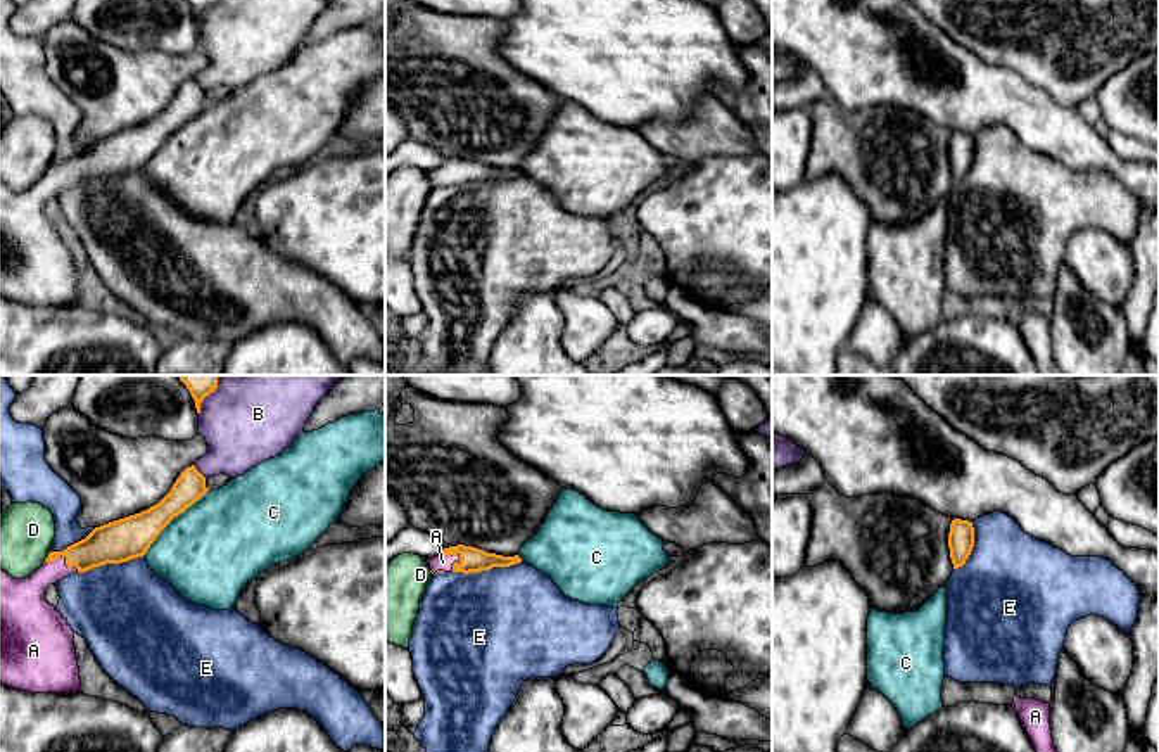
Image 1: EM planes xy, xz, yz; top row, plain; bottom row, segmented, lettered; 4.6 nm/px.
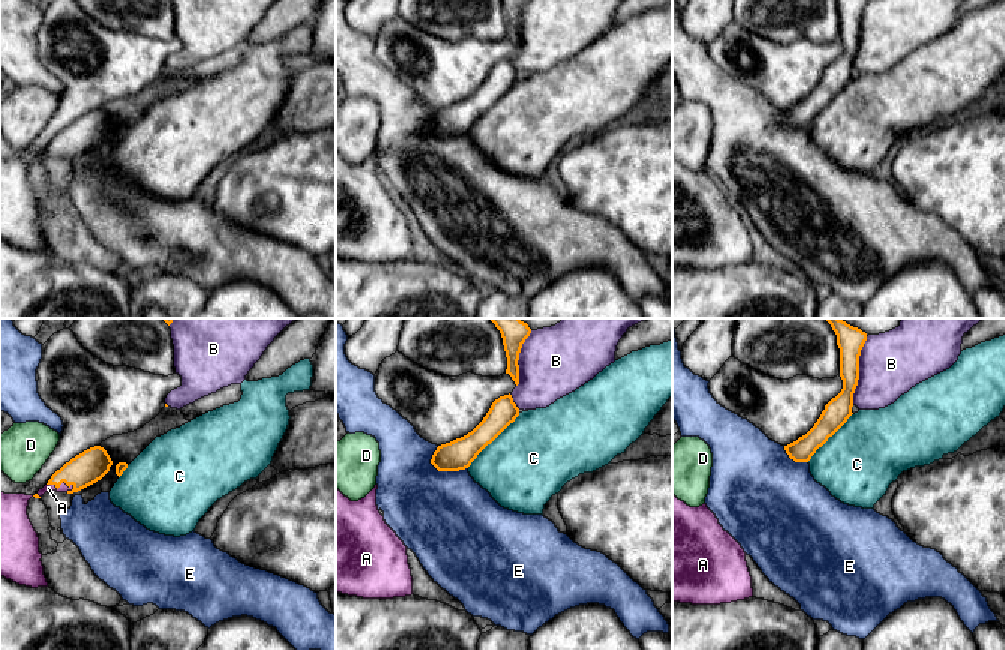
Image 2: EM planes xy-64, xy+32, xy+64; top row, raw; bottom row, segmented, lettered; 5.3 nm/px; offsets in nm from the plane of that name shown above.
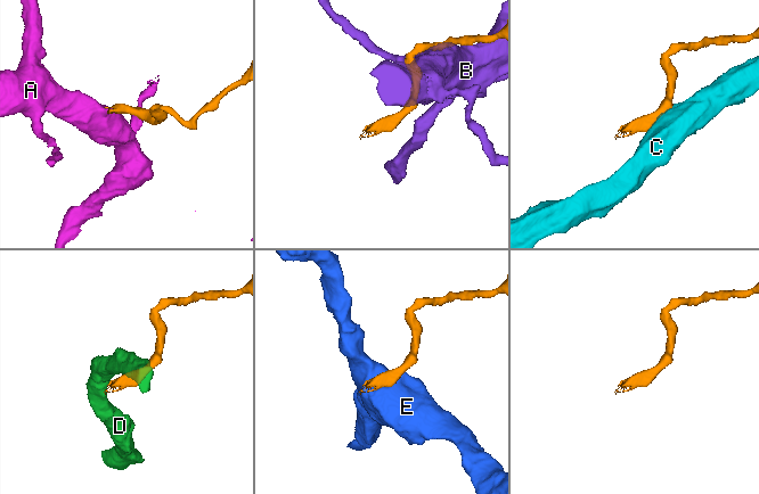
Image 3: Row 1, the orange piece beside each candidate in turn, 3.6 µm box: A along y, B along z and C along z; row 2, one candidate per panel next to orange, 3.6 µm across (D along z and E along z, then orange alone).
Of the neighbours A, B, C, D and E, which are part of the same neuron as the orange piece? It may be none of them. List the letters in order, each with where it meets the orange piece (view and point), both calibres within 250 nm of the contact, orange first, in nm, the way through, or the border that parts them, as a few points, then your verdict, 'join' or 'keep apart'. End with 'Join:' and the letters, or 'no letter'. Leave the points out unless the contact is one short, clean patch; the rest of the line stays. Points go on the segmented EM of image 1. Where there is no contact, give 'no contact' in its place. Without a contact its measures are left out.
A: meets orange in xy at (63, 555); 190 nm thick on the orange side, 160 nm on the other; runs through xy (111, 543), (83, 555), (63, 555), (26, 595); join
B: meets orange in xy at (199, 472); 140 nm thick on the orange side, 300 nm on the other; keep apart
C: meets orange in xy at (171, 519); 190 nm thick on the orange side, 460 nm on the other; keep apart
D: meets orange in xy at (47, 557); 160 nm thick on the orange side, 260 nm on the other; border along xy (50, 552), (42, 562); keep apart
E: meets orange in xz at (486, 569); 110 nm thick on the orange side, 500 nm on the other; keep apart
Join: A

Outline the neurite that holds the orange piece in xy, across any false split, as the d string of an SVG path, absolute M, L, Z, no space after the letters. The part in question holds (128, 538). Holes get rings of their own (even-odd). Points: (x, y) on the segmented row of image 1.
M195 465L187 467L157 505L95 527L85 539L62 551L50 551L45 564L31 576L14 579L0 569L0 683L31 693L79 691L74 631L60 612L45 600L47 588L76 572L143 557L161 531L206 493L206 477Z

